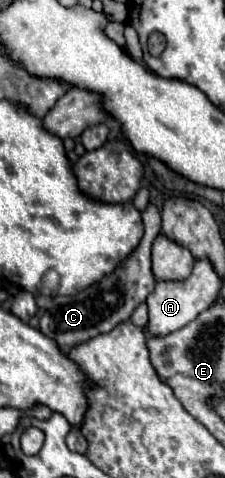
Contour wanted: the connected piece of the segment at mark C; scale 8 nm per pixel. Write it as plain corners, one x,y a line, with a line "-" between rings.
149,204
141,212
141,218
143,218
143,226
145,226
141,242
111,274
103,276
95,284
91,284
85,290
77,292
75,296
55,296
51,308
43,314
43,318
39,322
39,330
45,336
53,338
61,346
61,350
67,352
71,346
75,346
75,344
79,344
83,340
89,340
89,338
93,338
97,334
109,332
119,322
129,320
131,312
153,290
155,276
151,272
151,246
153,246
153,240
161,232
161,214
159,214
155,204

